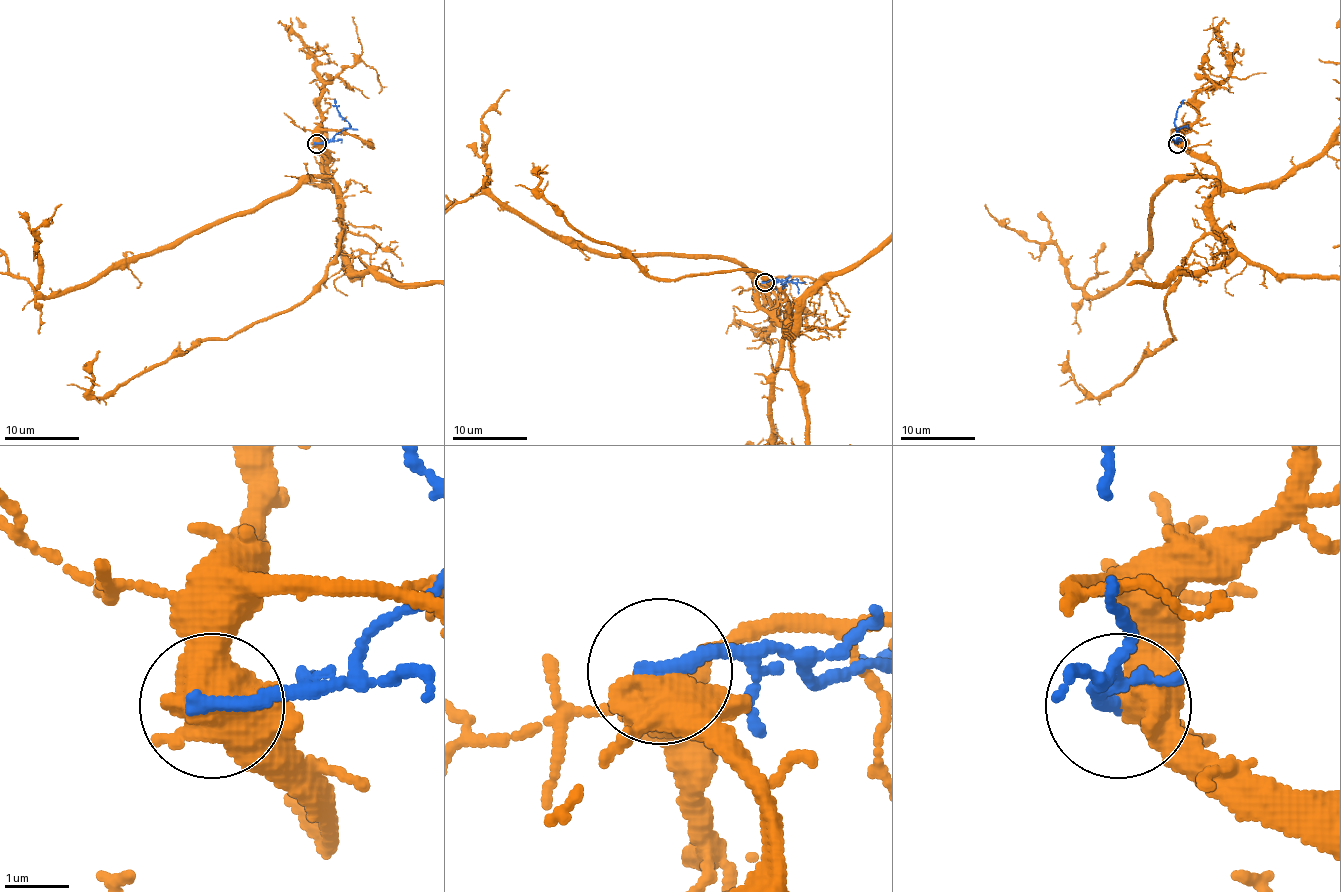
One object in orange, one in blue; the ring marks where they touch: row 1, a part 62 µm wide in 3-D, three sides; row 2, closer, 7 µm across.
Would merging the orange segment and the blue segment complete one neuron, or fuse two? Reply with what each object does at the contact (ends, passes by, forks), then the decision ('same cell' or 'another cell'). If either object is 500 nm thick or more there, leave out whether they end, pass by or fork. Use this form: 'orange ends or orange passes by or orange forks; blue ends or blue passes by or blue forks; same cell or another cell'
orange forks; blue ends; another cell

